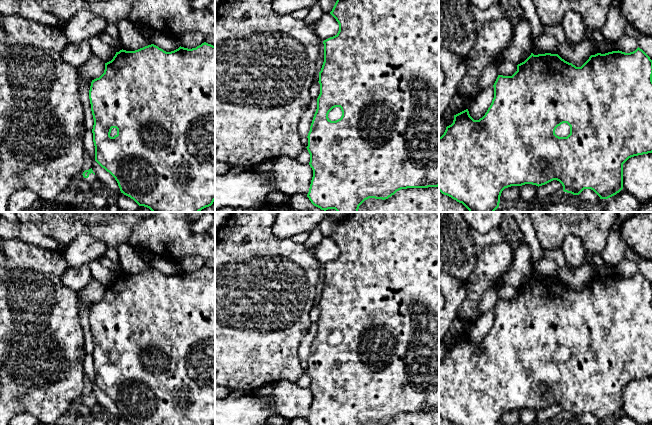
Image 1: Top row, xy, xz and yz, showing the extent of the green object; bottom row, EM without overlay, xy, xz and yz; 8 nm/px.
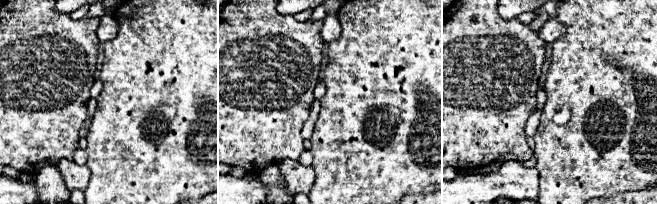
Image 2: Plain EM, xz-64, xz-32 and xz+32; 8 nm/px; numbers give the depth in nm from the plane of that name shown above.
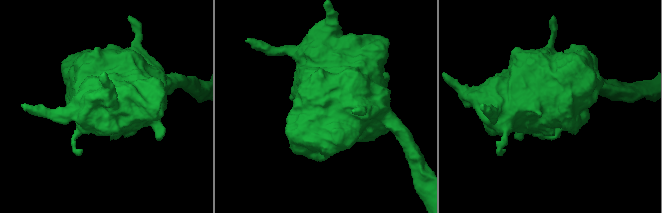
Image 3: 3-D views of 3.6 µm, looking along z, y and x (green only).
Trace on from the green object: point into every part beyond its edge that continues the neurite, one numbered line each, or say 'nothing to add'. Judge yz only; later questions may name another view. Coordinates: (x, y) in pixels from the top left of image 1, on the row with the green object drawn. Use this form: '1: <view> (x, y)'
1: yz (563, 130)

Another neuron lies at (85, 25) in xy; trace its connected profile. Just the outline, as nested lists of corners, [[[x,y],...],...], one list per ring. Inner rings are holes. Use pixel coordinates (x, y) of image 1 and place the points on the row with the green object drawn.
[[[82,10],[64,24],[57,26],[68,43],[90,40],[105,33],[107,20],[90,11]]]

